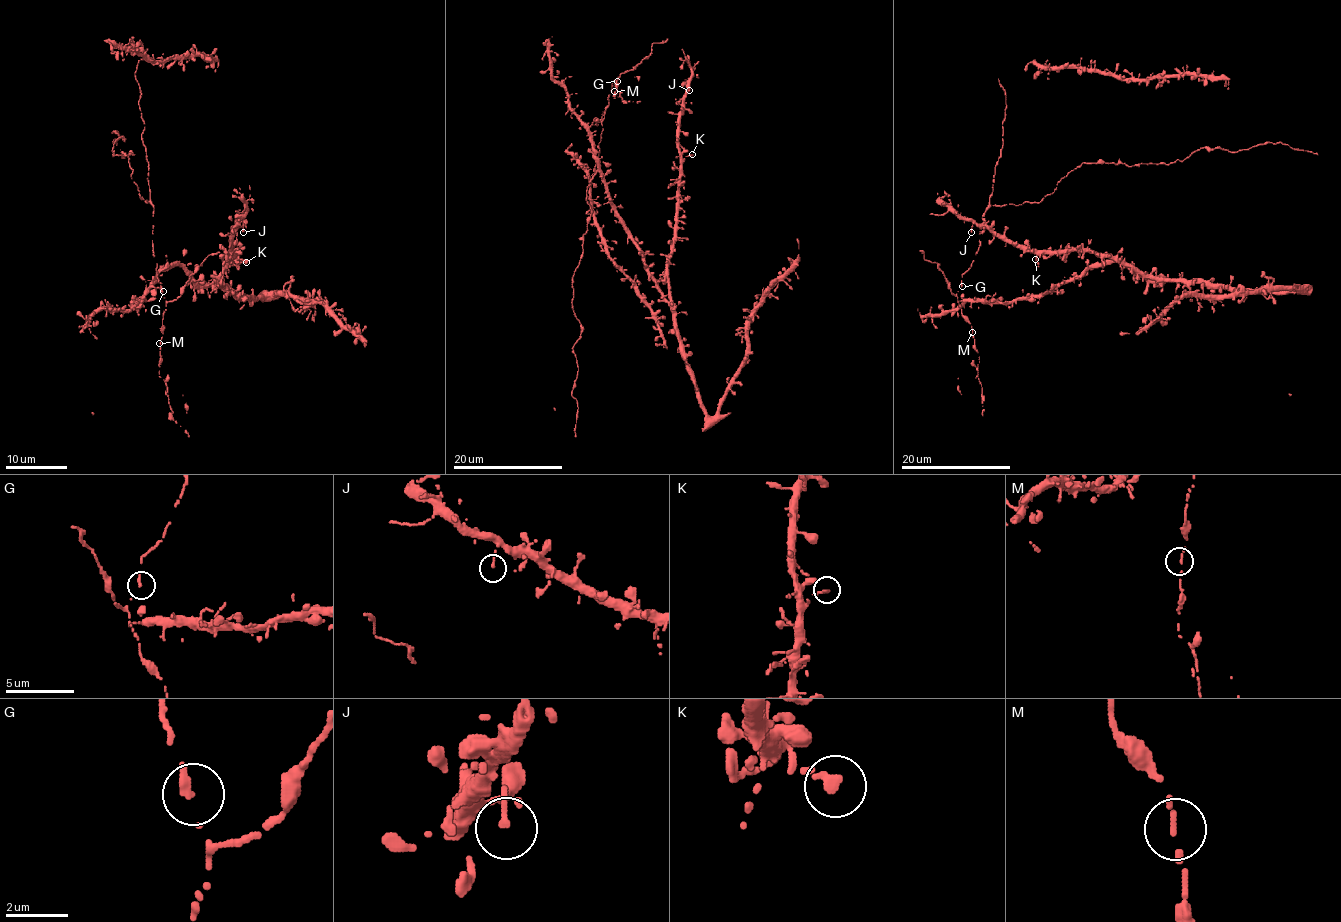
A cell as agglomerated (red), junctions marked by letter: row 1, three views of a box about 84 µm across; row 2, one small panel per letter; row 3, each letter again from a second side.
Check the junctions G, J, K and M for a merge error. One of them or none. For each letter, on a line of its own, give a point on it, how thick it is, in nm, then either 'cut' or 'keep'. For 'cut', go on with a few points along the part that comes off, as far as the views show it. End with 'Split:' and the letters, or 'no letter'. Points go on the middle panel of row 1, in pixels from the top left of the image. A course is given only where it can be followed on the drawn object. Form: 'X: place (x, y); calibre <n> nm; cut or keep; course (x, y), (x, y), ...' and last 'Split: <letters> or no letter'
G: place (617, 81); calibre 260 nm; keep
J: place (689, 90); calibre 200 nm; keep
K: place (692, 154); calibre 280 nm; keep
M: place (614, 91); calibre 200 nm; keep
Split: no letter

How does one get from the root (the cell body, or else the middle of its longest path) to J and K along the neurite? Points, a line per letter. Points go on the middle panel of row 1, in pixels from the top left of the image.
J: (618, 217), (647, 270), (659, 280), (674, 244), (681, 176), (678, 113), (689, 90)
K: (618, 217), (640, 251), (647, 270), (659, 280), (666, 272), (666, 259), (674, 244), (681, 162), (692, 154)

